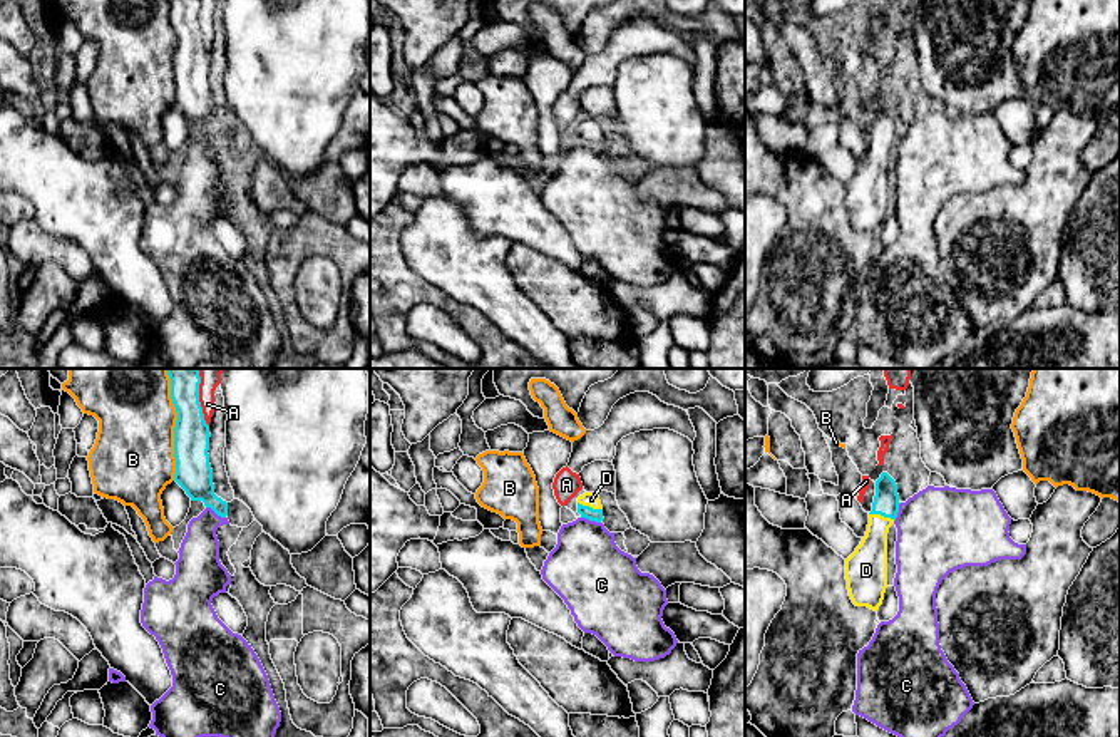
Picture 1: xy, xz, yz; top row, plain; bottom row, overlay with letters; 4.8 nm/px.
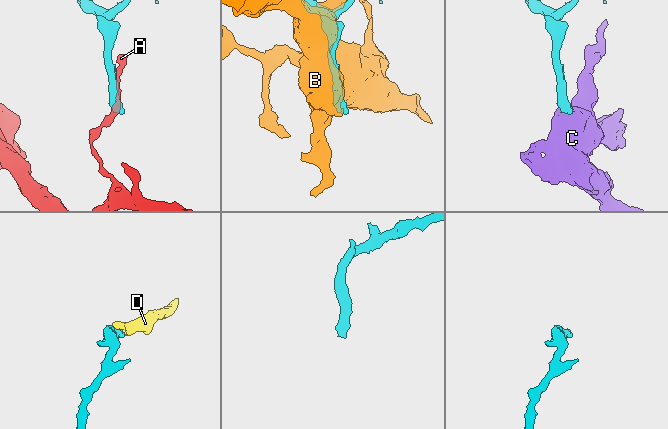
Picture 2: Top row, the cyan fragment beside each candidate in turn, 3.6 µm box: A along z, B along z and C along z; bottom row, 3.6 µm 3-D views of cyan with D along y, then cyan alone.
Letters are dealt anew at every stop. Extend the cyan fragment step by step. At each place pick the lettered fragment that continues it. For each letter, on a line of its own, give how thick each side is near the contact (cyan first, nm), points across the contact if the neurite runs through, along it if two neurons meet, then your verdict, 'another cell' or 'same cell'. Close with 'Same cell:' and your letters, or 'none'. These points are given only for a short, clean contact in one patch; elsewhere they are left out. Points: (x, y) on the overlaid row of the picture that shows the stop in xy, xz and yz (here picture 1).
A: 180 nm thick on the cyan side, 110 nm on the other; another cell
B: 180 nm thick on the cyan side, 380 nm on the other; another cell
C: 180 nm thick on the cyan side, 190 nm on the other; border along xy (206, 506), (225, 518); another cell
D: 130 nm thick on the cyan side, 180 nm on the other; runs through yz (886, 503), (883, 515), (868, 563); same cell
Same cell: D

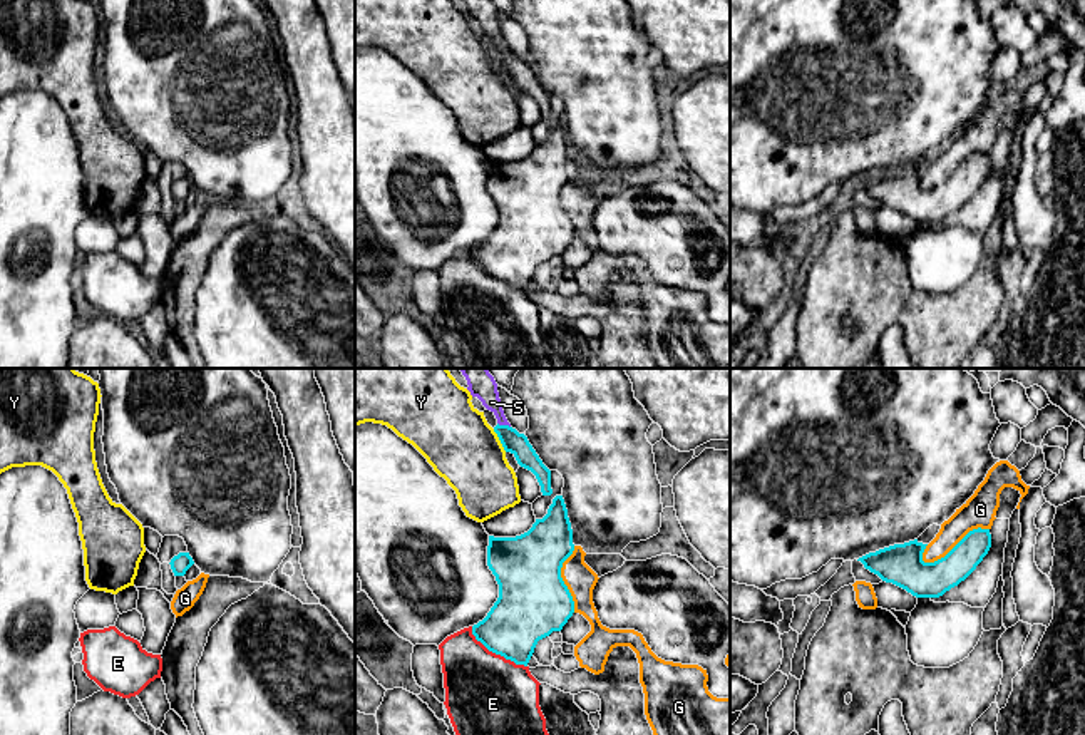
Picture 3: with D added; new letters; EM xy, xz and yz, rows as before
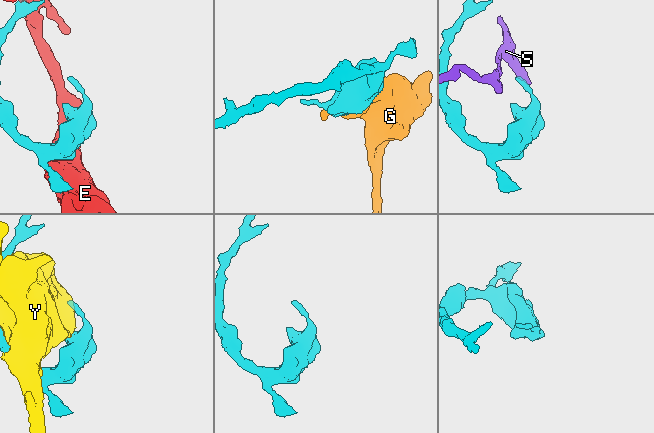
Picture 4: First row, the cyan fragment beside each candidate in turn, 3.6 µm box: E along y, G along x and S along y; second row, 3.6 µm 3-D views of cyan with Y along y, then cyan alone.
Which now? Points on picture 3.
E: 300 nm thick on the cyan side, 380 nm on the other; another cell
G: 180 nm thick on the cyan side, 160 nm on the other; another cell
S: 110 nm thick on the cyan side, 130 nm on the other; border along xz (498, 422), (509, 427); another cell
Y: 110 nm thick on the cyan side, 340 nm on the other; another cell
Same cell: none

